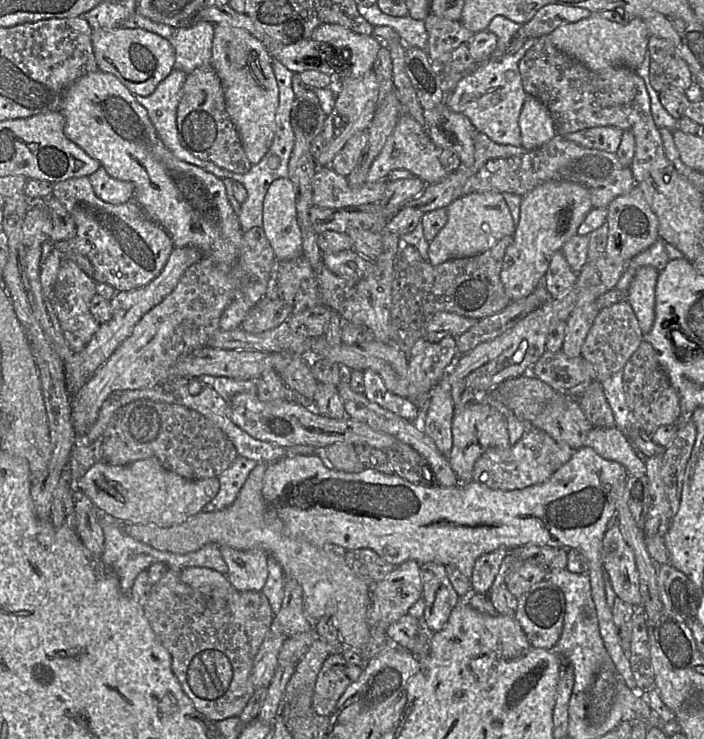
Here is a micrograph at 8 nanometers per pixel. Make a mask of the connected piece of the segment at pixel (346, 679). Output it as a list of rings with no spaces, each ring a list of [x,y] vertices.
[[[339,653],[324,660],[312,686],[312,704],[316,713],[330,715],[347,687],[355,682],[363,666],[348,663]]]

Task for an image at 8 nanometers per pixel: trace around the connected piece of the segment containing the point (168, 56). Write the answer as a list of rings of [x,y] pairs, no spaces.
[[[142,28],[97,29],[92,33],[97,69],[113,74],[135,96],[145,97],[175,68],[175,52],[169,39]]]

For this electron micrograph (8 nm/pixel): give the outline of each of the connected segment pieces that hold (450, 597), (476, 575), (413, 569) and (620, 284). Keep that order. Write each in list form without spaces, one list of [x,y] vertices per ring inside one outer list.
[[[441,581],[441,588],[437,592],[436,599],[427,609],[425,616],[422,616],[424,625],[433,632],[443,629],[451,611],[459,601],[460,596],[453,586],[445,586]]]
[[[498,549],[480,556],[475,561],[471,574],[473,593],[480,594],[490,591],[508,551],[509,549]]]
[[[408,560],[397,565],[393,572],[373,587],[371,624],[384,628],[386,633],[391,624],[409,613],[422,594],[421,564]]]
[[[657,240],[650,248],[628,261],[613,289],[621,293],[623,299],[626,299],[631,282],[640,268],[649,266],[660,272],[666,267],[669,260],[666,243],[663,240]]]

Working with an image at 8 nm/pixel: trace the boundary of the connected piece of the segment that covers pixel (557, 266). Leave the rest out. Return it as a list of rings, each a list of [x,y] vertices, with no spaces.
[[[558,251],[553,254],[542,282],[551,298],[559,298],[574,286],[577,277],[577,273],[570,268]]]

